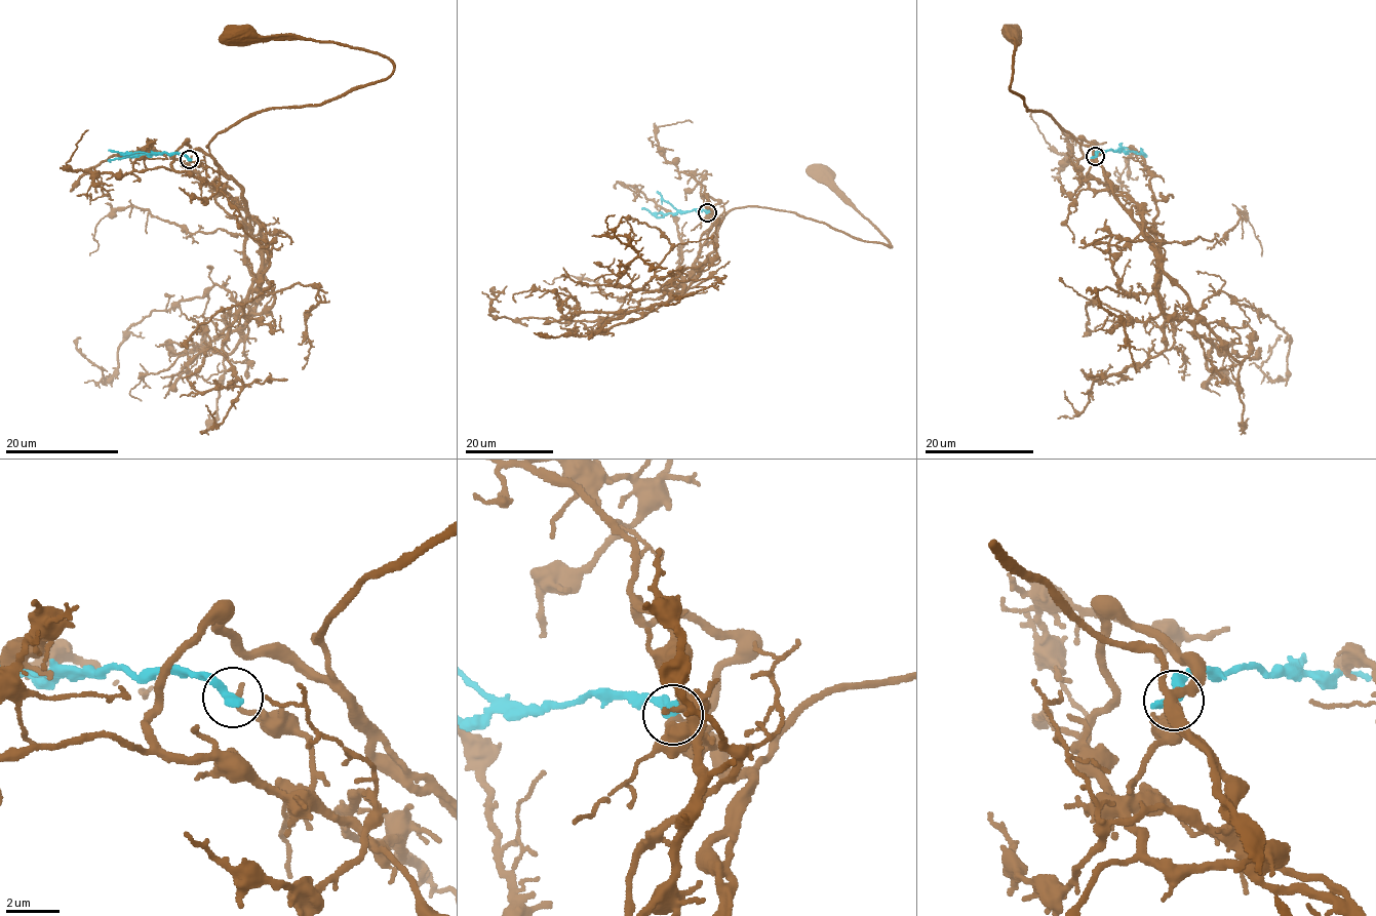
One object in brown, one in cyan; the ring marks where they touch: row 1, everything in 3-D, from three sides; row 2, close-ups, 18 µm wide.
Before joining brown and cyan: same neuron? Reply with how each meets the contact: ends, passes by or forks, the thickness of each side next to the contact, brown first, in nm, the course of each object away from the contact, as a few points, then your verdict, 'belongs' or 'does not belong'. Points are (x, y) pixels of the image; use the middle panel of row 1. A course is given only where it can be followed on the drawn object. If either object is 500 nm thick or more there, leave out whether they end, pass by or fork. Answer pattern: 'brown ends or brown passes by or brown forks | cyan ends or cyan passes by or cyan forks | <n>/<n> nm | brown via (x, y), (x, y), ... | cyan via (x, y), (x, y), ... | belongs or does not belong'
brown passes by | cyan ends | 140/440 nm | brown via (707, 213), (713, 217), (703, 195), (718, 201), (716, 222), (734, 208), (770, 207), (892, 246), (820, 171) | cyan via (707, 213), (696, 209), (654, 216), (641, 208) | does not belong

